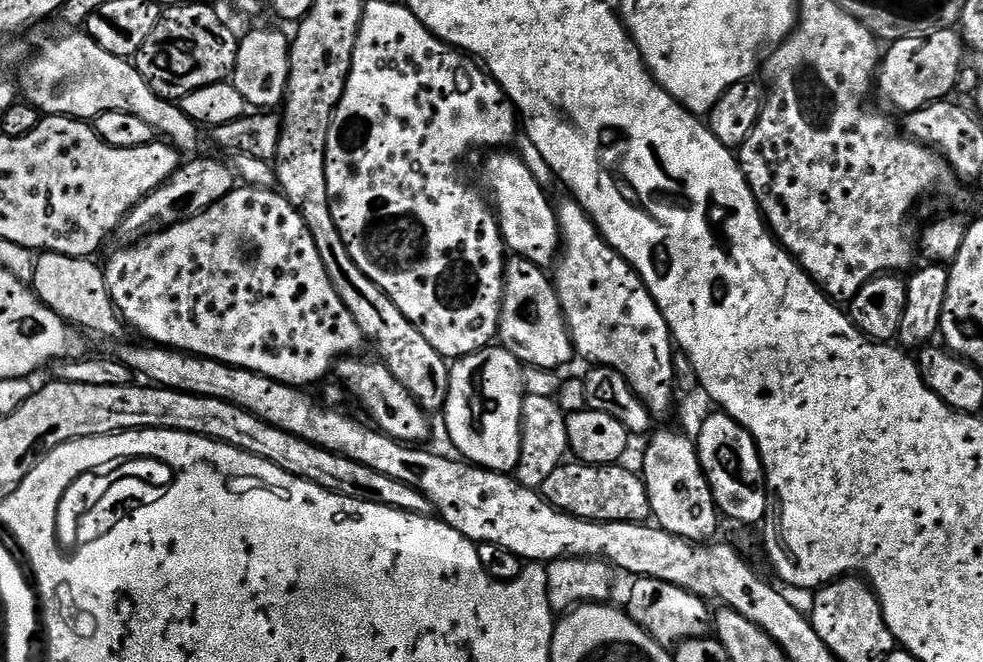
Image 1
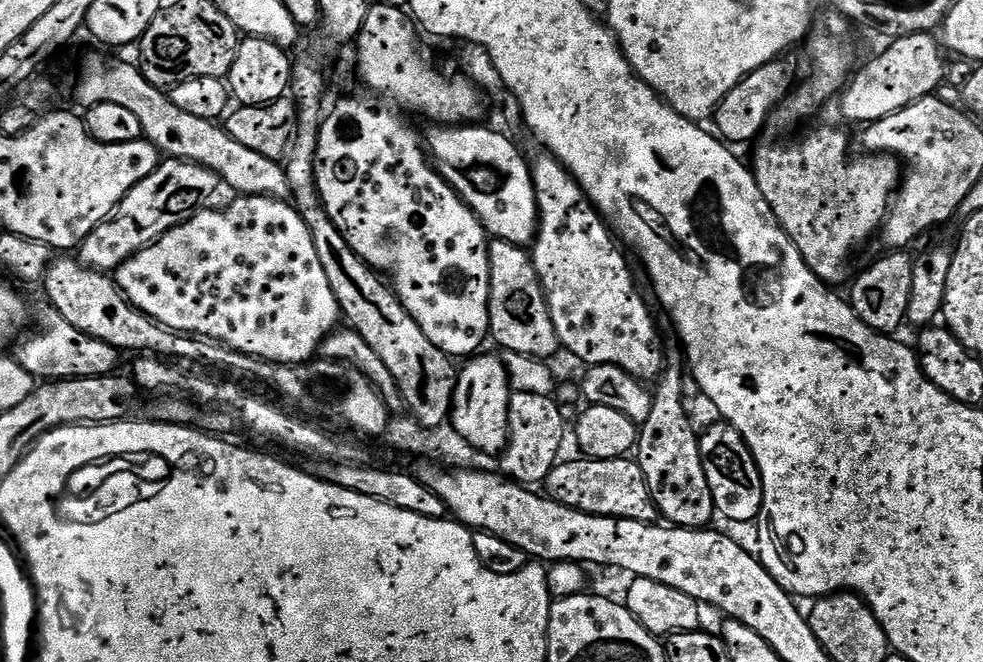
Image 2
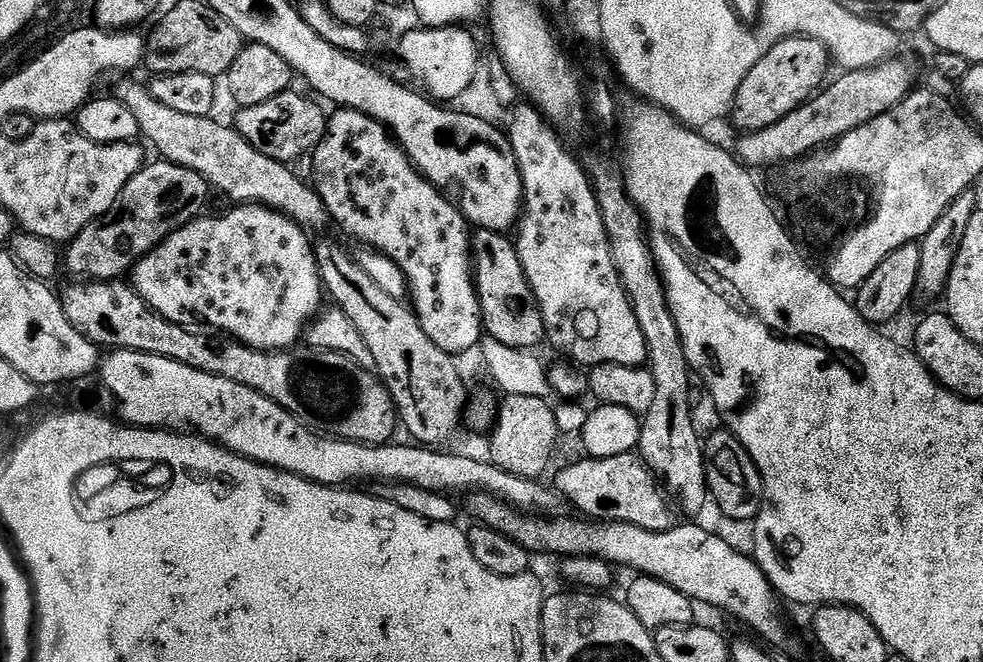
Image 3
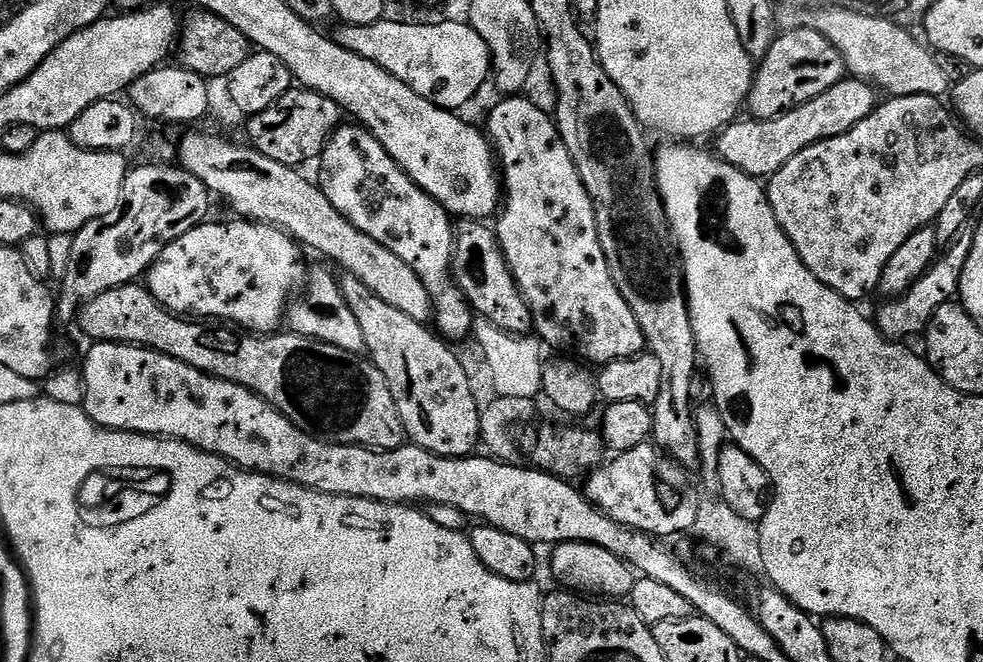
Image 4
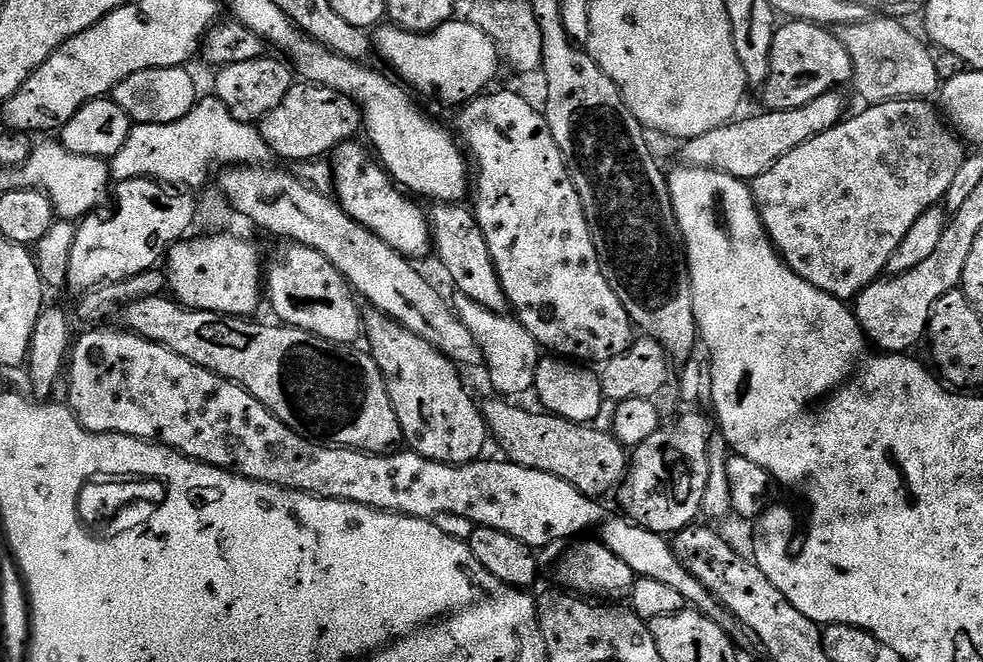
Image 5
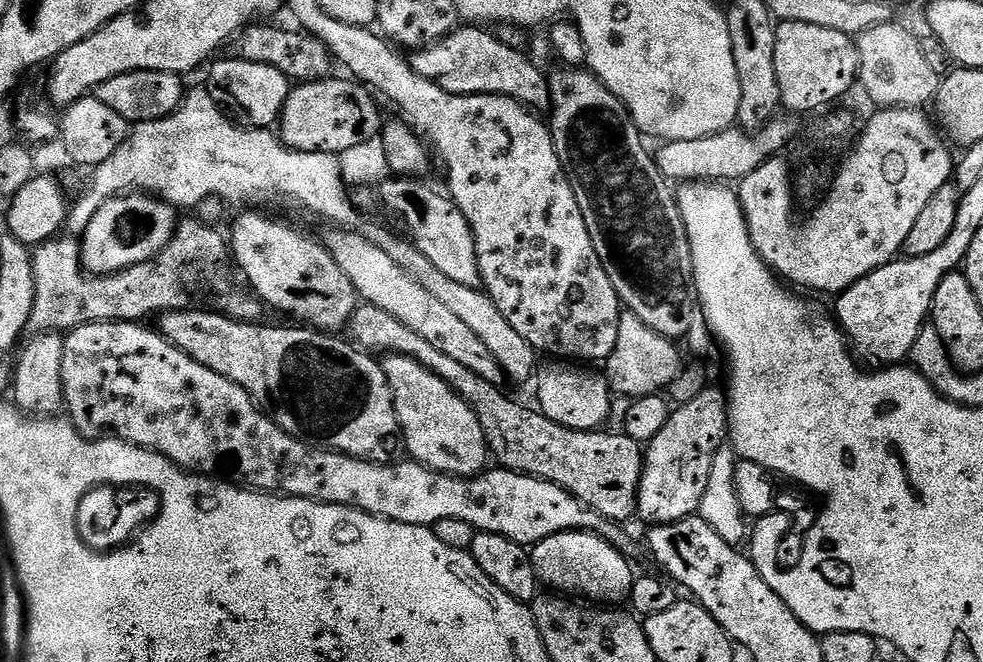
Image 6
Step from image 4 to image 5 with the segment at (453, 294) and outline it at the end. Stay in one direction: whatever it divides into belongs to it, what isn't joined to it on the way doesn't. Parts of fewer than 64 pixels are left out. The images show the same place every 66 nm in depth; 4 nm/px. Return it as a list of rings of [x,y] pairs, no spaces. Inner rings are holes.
[[[360,142],[341,144],[336,149],[332,160],[332,176],[336,179],[335,199],[362,226],[366,226],[382,242],[386,242],[403,256],[429,255],[430,220],[418,205],[398,187],[395,180],[384,171],[384,165],[370,155],[369,149]]]

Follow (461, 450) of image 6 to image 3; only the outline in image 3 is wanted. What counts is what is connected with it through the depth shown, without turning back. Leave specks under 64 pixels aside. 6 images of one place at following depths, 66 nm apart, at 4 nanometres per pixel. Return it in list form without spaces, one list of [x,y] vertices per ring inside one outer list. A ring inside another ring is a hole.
[[[317,239],[314,247],[320,283],[331,303],[354,322],[362,342],[374,354],[375,371],[396,404],[403,431],[405,428],[420,446],[447,445],[444,443],[459,430],[460,424],[462,428],[470,400],[469,389],[454,370],[452,356],[426,338],[415,311],[407,303],[390,298],[386,290],[378,290],[353,253],[351,256],[332,240]]]

